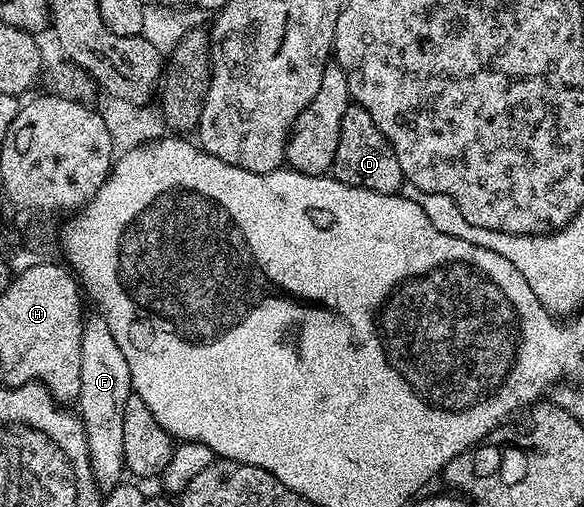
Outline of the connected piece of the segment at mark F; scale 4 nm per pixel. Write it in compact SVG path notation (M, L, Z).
M101 315L88 316L83 322L83 338L81 339L81 391L77 402L77 413L83 423L83 430L87 436L87 446L89 447L89 459L91 460L91 474L95 476L95 483L100 490L110 491L115 485L122 482L125 477L125 466L123 456L125 455L125 407L128 399L133 395L131 388L131 375L129 373L129 363L125 361L125 355L121 355L121 347L117 347L117 339L113 339L113 331L109 331L109 323Z

